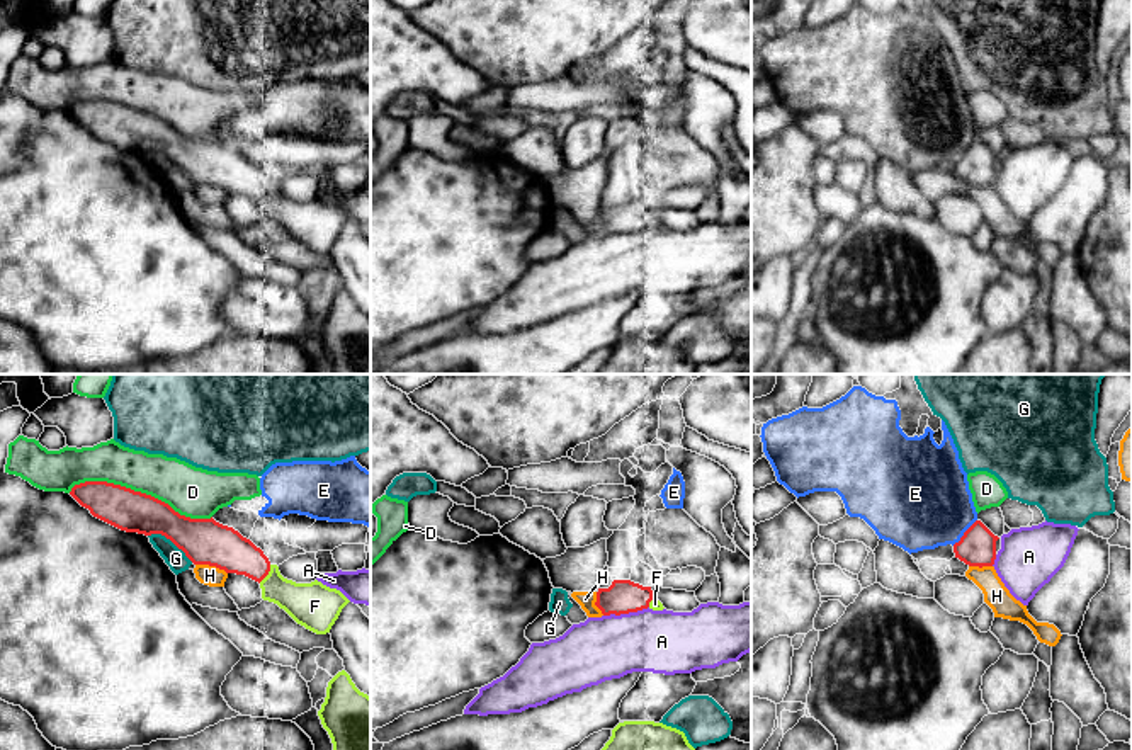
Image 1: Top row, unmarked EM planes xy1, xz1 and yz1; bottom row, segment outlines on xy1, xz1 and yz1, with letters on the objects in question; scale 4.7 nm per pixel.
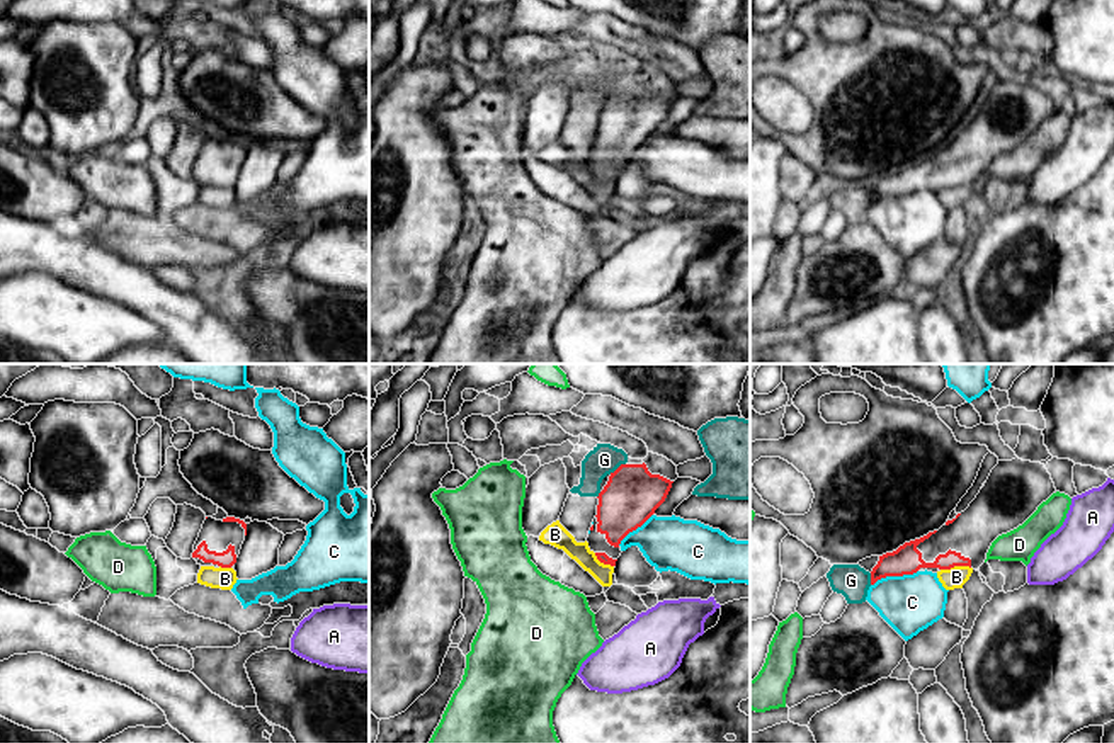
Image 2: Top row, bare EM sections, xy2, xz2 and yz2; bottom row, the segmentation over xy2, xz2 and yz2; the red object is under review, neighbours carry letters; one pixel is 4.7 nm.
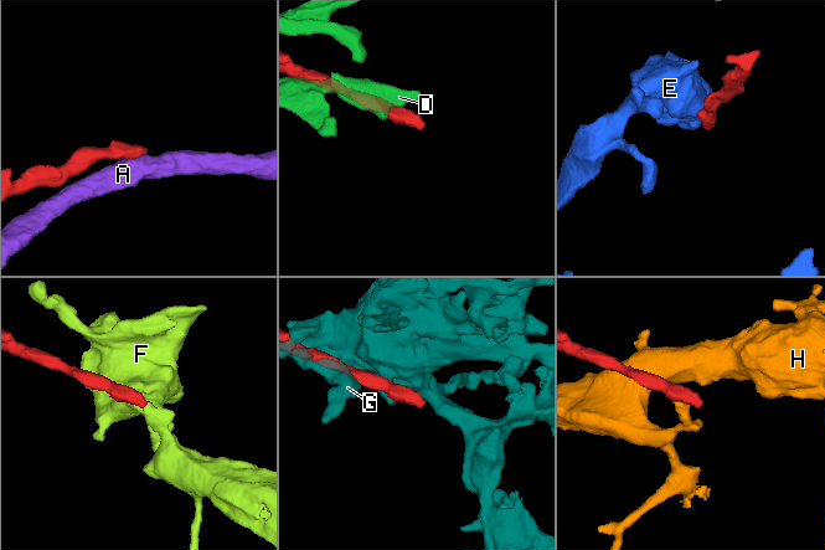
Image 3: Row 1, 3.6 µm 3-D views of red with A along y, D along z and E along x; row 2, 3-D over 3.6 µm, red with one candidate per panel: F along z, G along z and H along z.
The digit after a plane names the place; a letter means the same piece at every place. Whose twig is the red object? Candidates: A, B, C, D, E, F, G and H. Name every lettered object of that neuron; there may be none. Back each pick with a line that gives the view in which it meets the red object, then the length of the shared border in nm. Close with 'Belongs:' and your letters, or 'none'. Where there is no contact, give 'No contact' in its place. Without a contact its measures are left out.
F: Touches red in xy1. Shared border 110 nm
Belongs: F

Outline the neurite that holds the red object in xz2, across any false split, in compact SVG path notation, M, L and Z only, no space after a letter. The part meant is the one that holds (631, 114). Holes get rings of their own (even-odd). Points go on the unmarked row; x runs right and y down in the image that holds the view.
M621 83L599 112L597 134L587 156L590 170L604 184L616 185L621 160L641 146L665 121L670 99L651 94L646 83Z

